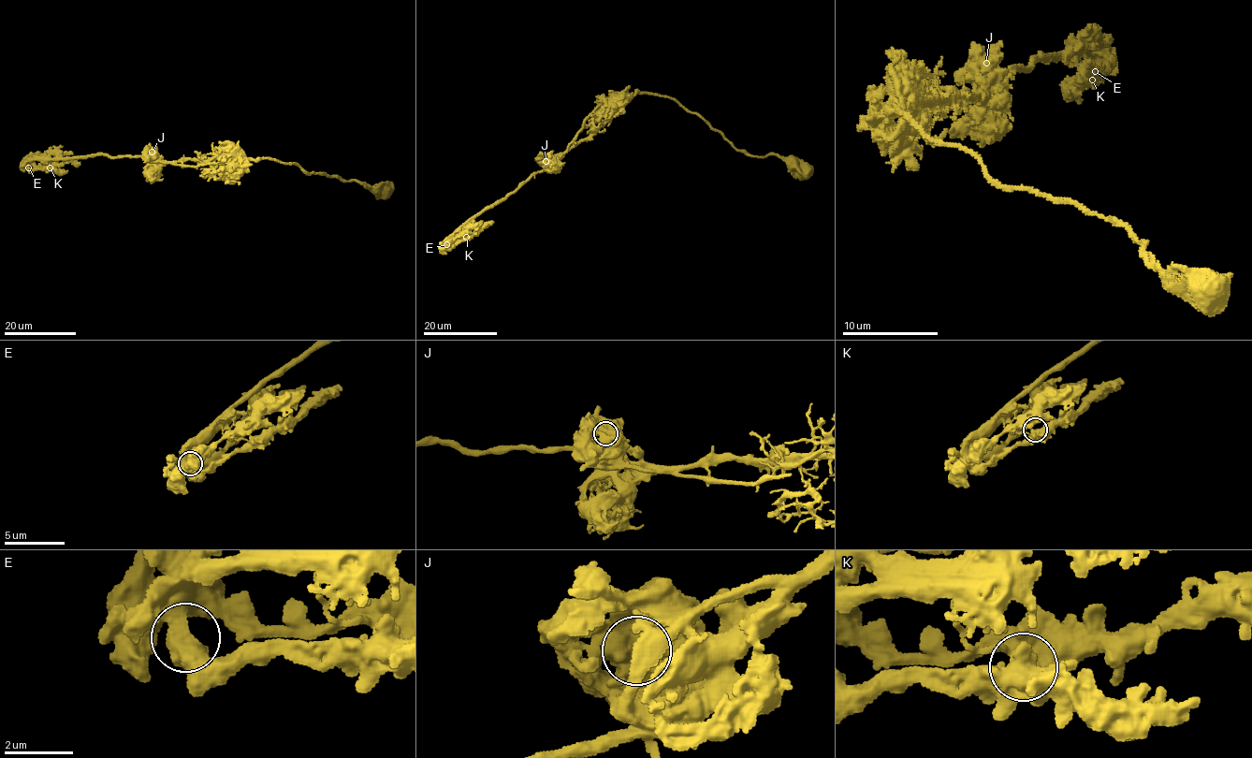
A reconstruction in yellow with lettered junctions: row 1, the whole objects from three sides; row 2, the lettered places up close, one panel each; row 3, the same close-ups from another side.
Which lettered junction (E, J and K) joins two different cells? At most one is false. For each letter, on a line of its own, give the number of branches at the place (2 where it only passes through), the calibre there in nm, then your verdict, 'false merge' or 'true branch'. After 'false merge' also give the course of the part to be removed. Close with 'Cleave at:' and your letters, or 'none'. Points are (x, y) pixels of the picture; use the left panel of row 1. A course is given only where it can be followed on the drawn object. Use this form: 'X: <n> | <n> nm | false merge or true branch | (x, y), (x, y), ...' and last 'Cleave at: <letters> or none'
E: 2 | 650 nm | true branch
J: 1 | 1000 nm | false merge | (152, 152), (148, 159), (196, 167), (219, 164), (231, 154), (238, 160), (225, 172), (207, 175), (203, 171)
K: 2 | 480 nm | true branch
Cleave at: J

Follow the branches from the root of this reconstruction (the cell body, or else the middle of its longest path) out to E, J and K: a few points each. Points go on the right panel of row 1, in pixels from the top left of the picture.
E: (1211, 293), (1185, 289), (1117, 223), (1002, 187), (892, 110), (995, 88), (1039, 54), (1084, 48), (1095, 71)
J: (1211, 293), (1185, 289), (1117, 223), (1002, 187), (965, 149), (940, 144), (892, 110), (979, 93), (986, 64)
K: (1211, 293), (1185, 289), (1117, 223), (1002, 187), (892, 110), (995, 88), (1039, 54), (1074, 53), (1092, 80)

